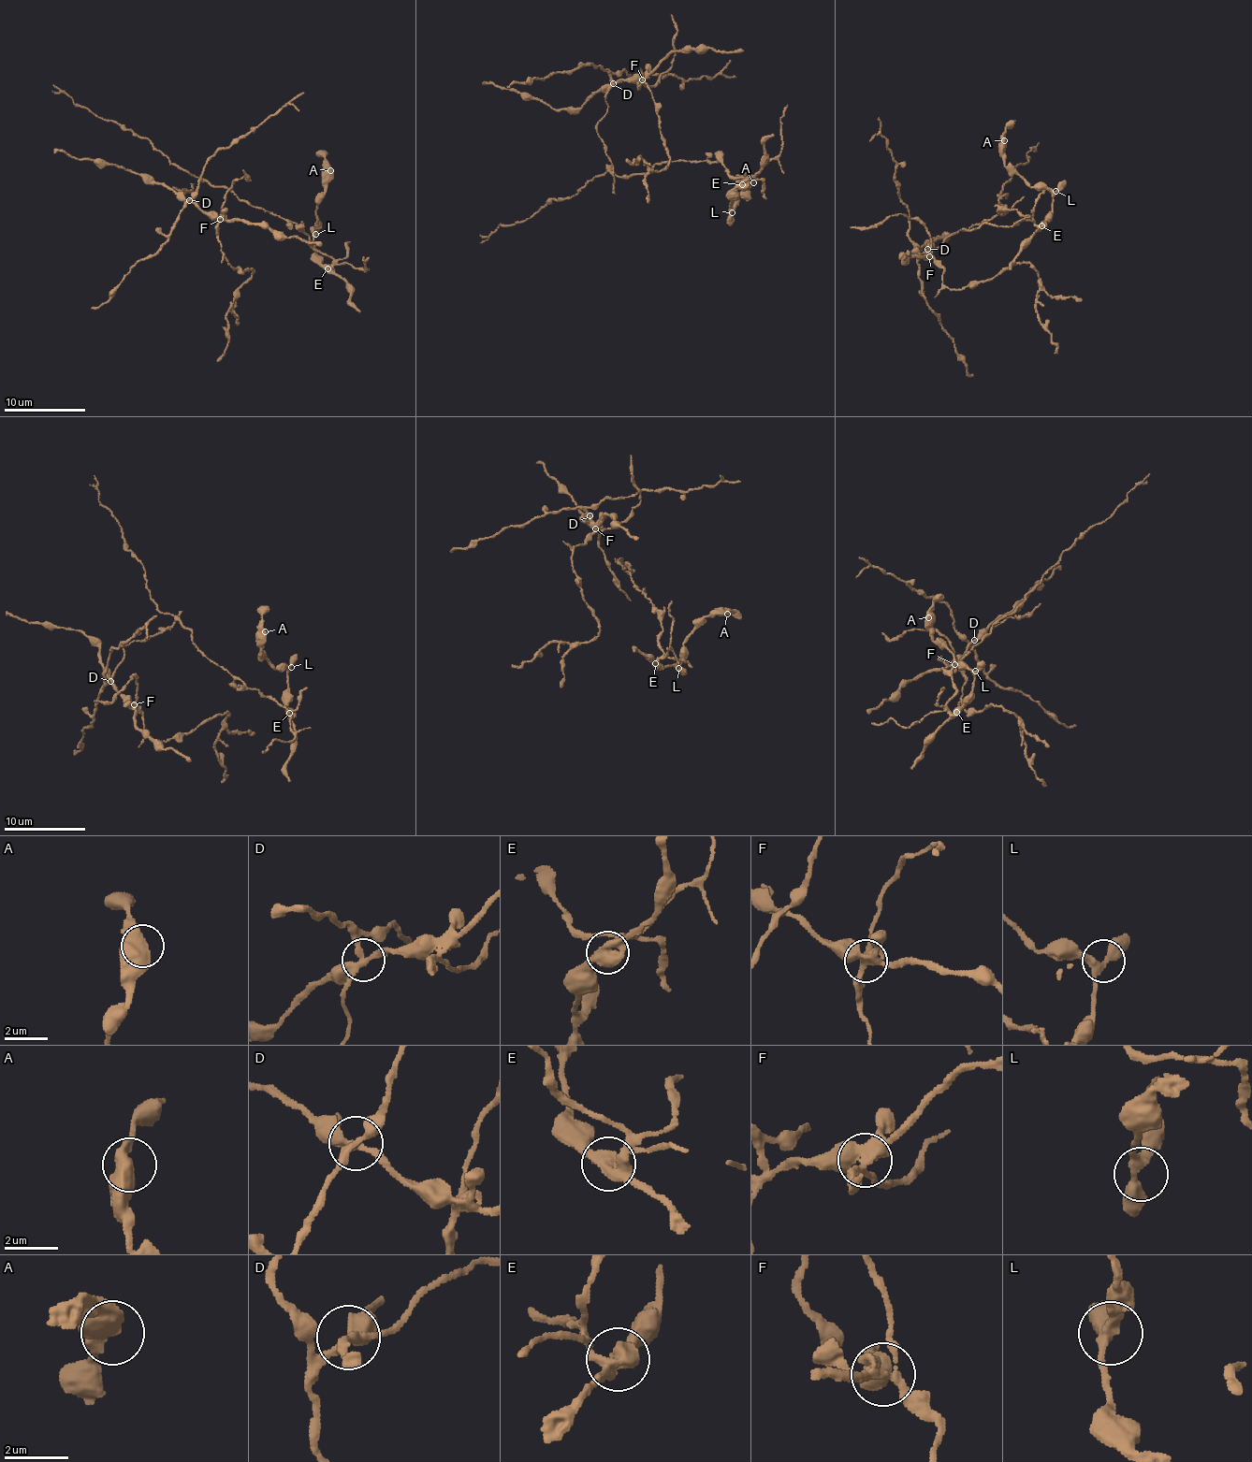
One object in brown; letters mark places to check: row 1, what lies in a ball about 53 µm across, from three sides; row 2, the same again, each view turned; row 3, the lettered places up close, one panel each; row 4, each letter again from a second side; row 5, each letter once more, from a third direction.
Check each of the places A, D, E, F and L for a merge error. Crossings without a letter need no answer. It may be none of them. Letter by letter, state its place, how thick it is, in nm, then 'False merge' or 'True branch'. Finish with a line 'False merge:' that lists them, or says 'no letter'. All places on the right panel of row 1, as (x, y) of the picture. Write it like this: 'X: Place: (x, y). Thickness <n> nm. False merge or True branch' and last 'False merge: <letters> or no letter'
A: Place: (1004, 140). Thickness 440 nm. True branch
D: Place: (927, 249). Thickness 280 nm. False merge
E: Place: (1041, 225). Thickness 480 nm. False merge
F: Place: (929, 256). Thickness 360 nm. False merge
L: Place: (1055, 191). Thickness 300 nm. True branch
False merge: D, E, F

